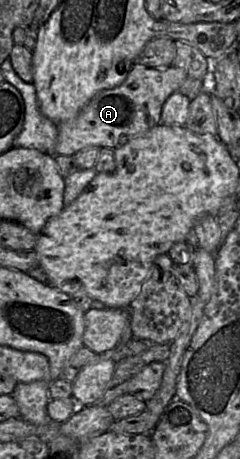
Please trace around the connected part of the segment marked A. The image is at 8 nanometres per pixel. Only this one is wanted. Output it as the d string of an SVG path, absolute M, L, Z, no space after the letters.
M134 64L121 85L99 91L76 117L57 125L55 154L73 156L88 146L116 149L127 139L143 135L161 123L165 101L172 93L179 91L186 79L186 72L174 65L147 68Z

